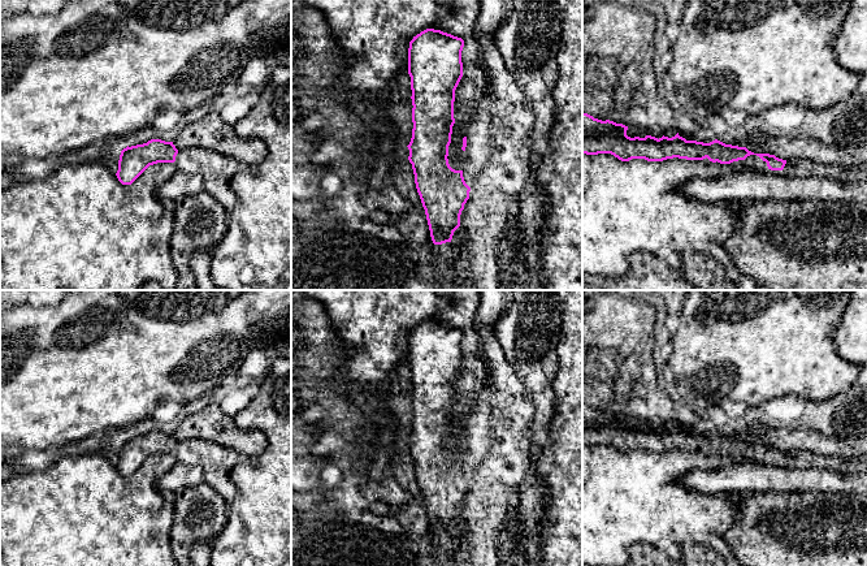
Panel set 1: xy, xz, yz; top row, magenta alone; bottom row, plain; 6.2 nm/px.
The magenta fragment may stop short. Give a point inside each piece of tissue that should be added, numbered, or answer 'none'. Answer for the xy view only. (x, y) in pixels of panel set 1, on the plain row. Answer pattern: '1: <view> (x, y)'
1: xy (217, 461)

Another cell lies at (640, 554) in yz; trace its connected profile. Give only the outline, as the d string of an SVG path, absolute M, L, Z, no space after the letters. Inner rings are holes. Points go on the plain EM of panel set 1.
M634 544L629 548L625 566L681 566L680 557L673 558L650 544Z

